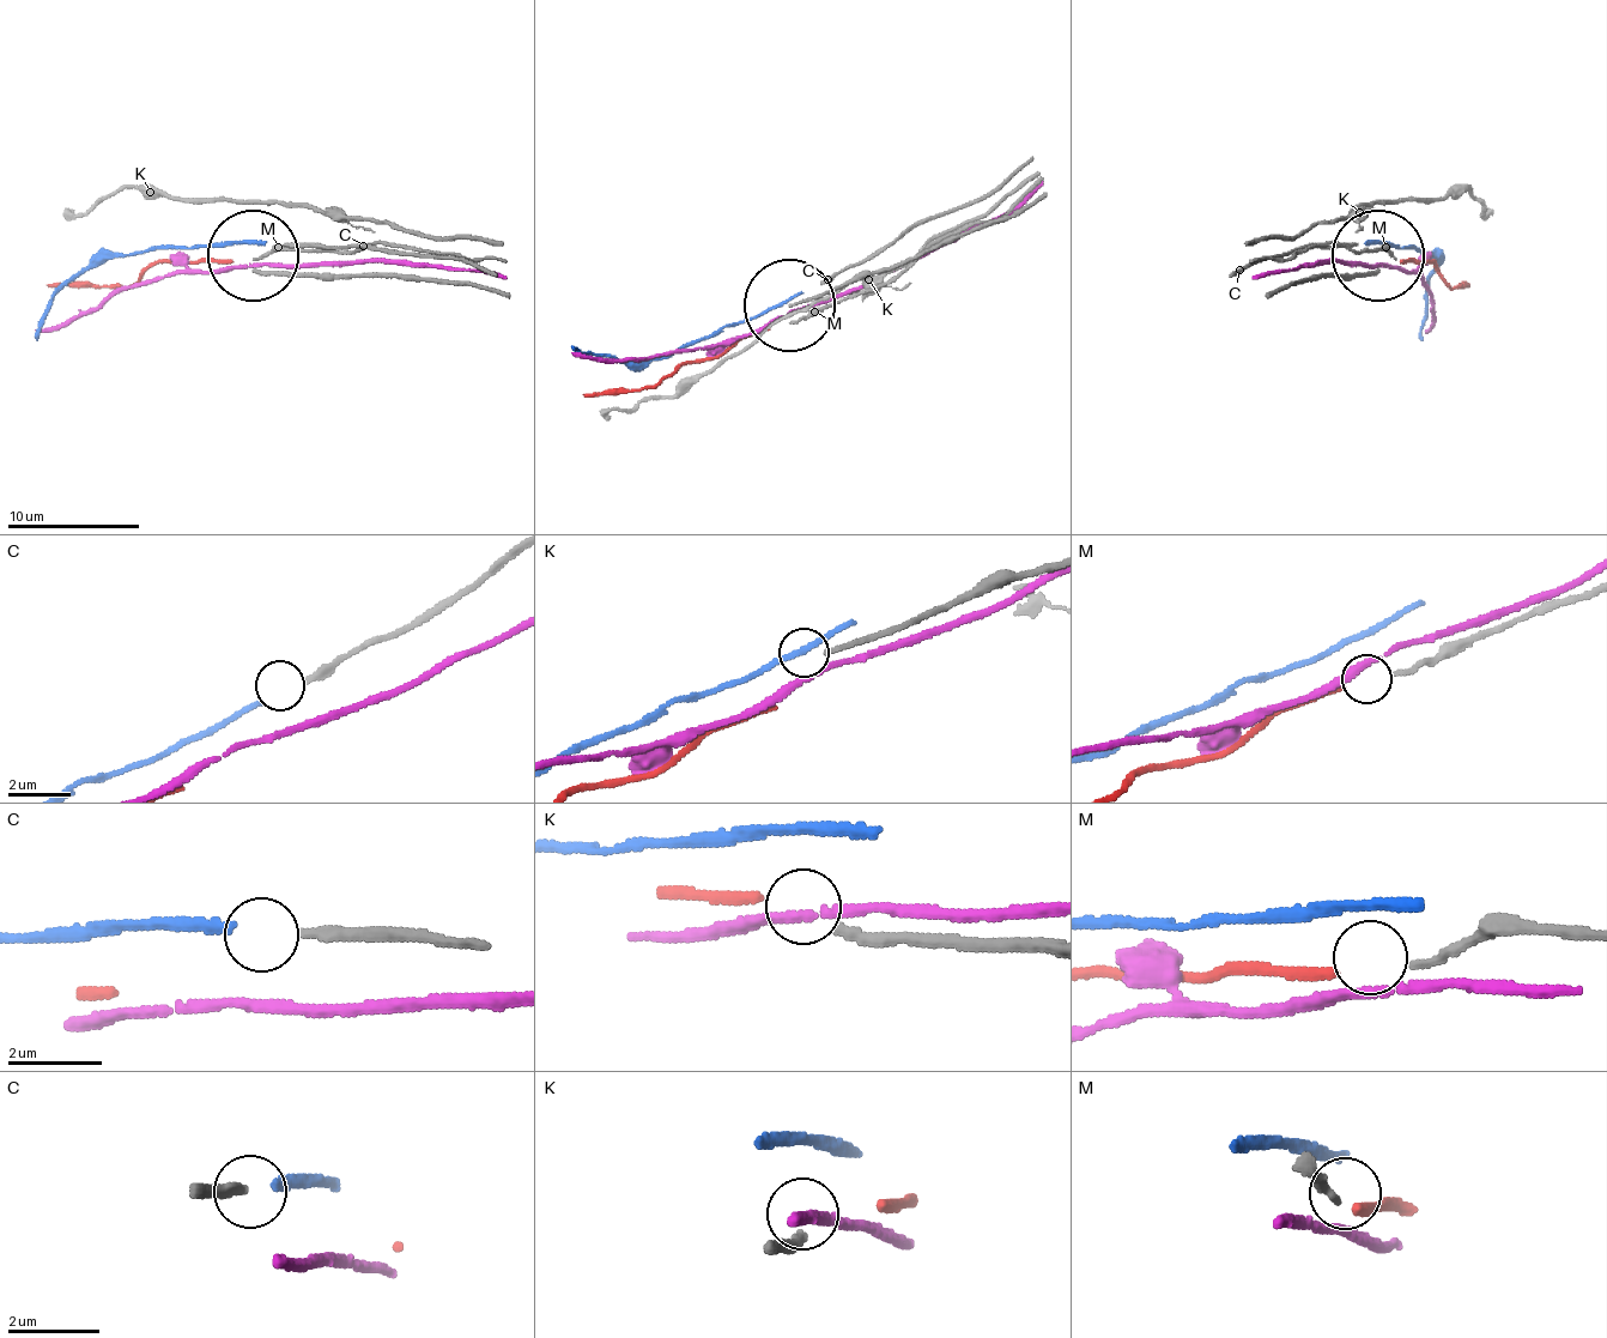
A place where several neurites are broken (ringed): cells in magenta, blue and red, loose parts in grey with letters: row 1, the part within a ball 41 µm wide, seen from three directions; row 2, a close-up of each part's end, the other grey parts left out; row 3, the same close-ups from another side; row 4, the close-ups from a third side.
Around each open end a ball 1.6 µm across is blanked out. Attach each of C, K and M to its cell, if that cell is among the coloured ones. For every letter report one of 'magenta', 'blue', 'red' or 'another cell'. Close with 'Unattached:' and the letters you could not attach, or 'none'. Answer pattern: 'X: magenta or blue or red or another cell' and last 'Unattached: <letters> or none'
C: blue
K: another cell
M: red
Unattached: K

